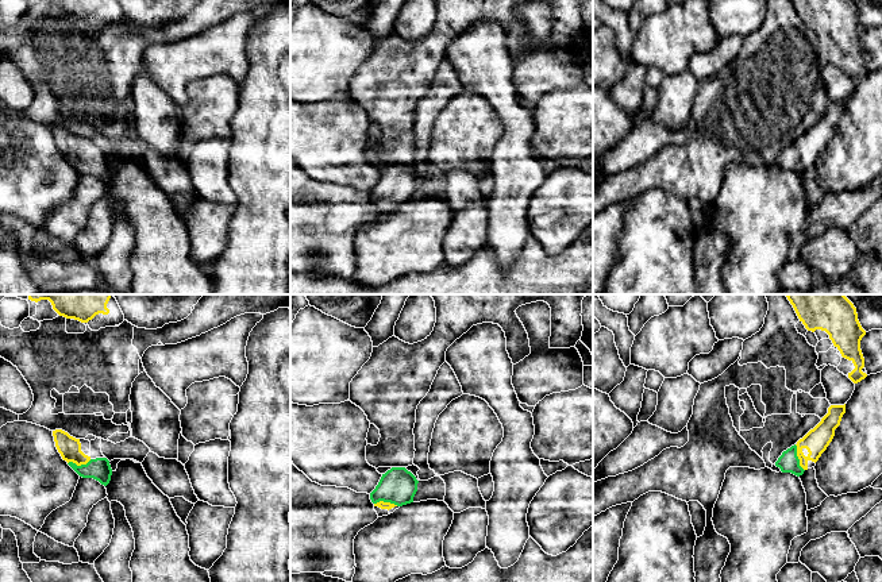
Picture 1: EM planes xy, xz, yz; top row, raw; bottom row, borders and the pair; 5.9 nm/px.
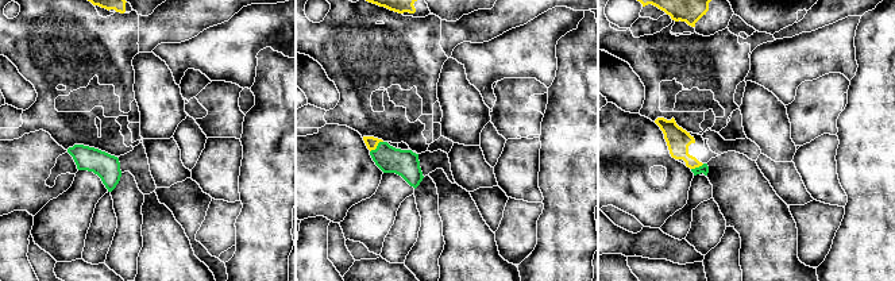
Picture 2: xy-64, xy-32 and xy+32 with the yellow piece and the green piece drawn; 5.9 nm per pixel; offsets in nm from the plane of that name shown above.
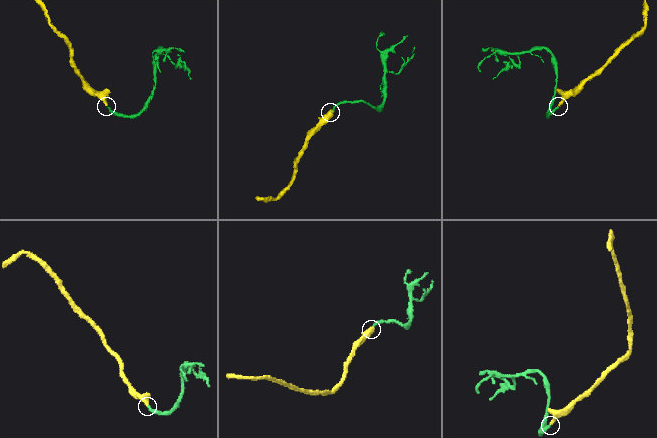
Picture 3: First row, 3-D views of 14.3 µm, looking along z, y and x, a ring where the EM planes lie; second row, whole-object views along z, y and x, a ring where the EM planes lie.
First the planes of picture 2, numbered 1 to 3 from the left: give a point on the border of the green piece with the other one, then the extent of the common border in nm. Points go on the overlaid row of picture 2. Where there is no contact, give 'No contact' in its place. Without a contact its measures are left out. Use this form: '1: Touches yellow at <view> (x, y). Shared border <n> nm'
1: No contact
2: Touches yellow at xy-32 (377, 145). Shared border 100 nm
3: Touches yellow at xy+32 (697, 166). Shared border 90 nm

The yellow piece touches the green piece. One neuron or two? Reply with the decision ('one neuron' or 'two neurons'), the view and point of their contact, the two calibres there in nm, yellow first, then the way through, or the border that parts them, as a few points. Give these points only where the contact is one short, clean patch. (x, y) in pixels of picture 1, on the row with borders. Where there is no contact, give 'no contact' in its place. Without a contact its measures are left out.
one neuron; meets yellow in yz at (798, 458); 150 nm thick on the yellow side, 120 nm on the other; runs through yz (816, 440), (805, 442), (798, 458), (788, 462)

